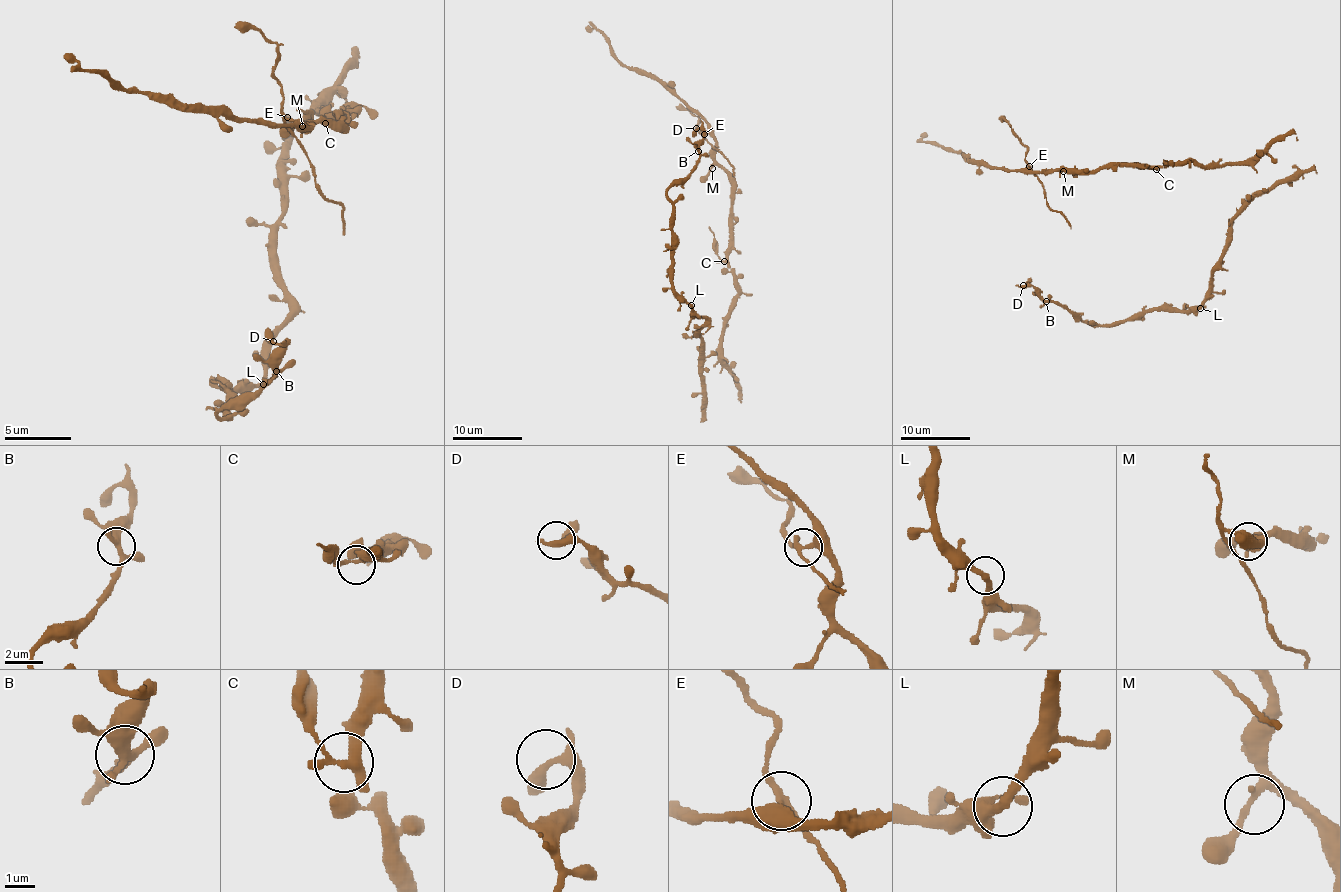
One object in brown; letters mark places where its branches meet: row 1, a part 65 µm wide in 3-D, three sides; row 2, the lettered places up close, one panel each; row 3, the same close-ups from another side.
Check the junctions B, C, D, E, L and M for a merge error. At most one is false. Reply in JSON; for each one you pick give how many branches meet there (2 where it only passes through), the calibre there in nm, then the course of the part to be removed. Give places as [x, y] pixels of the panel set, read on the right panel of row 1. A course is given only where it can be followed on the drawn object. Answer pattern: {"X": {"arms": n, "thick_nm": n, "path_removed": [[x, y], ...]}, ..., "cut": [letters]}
{"E": {"arms": 3, "thick_nm": 240, "path_removed": [[1028, 166], [1044, 189], [1046, 203], [1061, 215], [1070, 229]]}, "cut": ["E"]}

